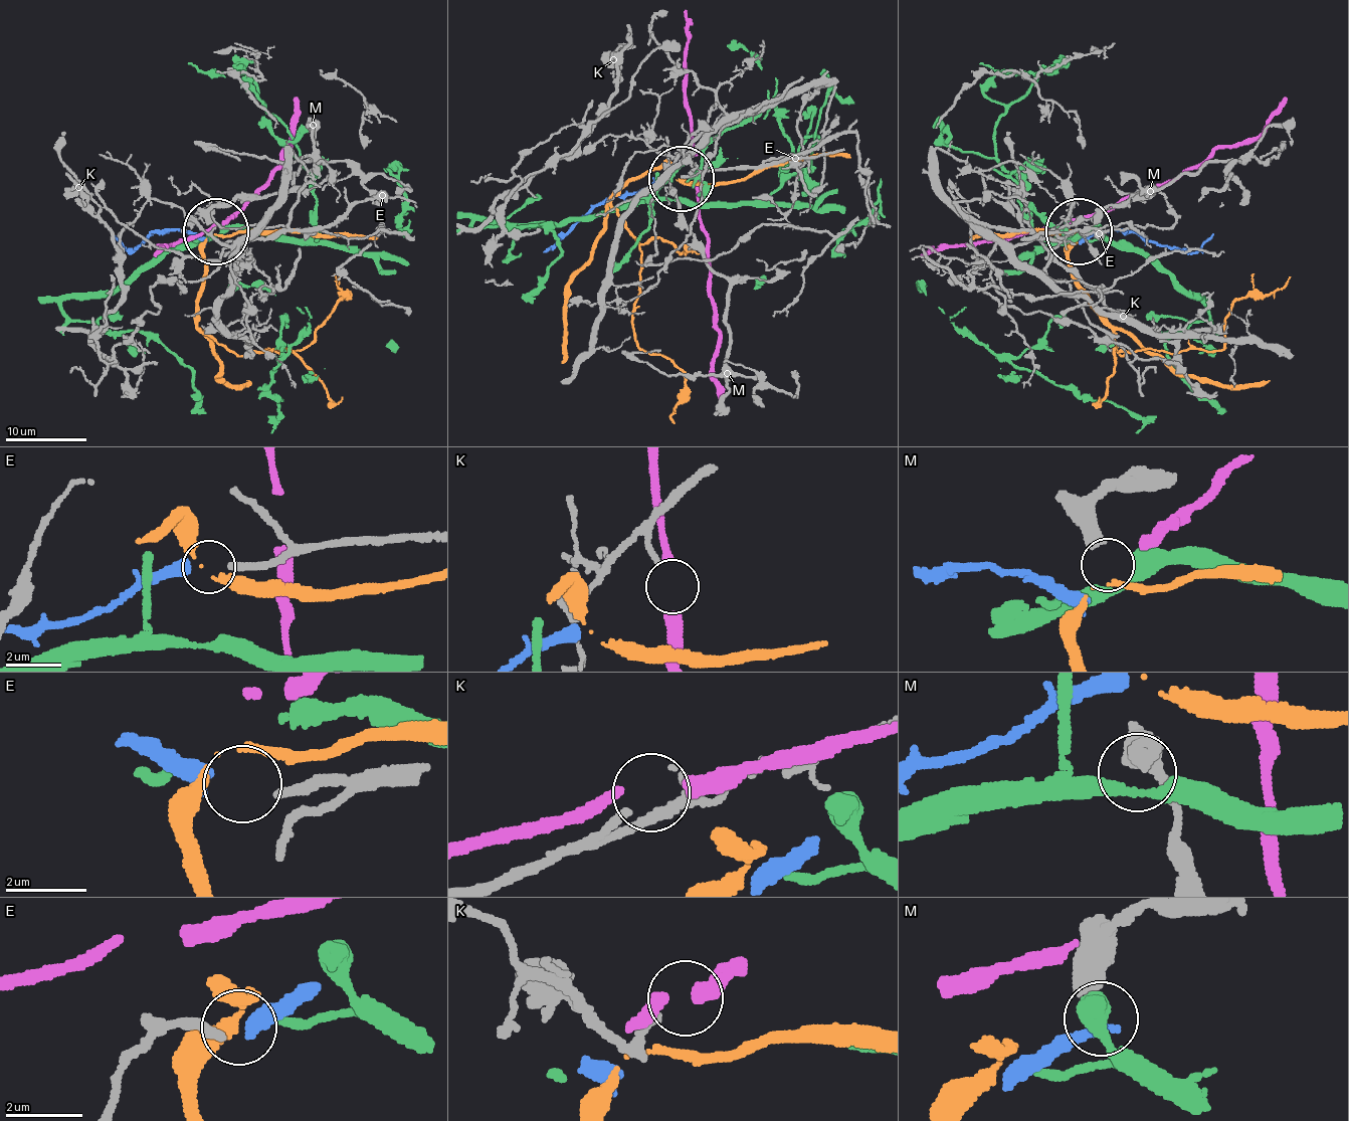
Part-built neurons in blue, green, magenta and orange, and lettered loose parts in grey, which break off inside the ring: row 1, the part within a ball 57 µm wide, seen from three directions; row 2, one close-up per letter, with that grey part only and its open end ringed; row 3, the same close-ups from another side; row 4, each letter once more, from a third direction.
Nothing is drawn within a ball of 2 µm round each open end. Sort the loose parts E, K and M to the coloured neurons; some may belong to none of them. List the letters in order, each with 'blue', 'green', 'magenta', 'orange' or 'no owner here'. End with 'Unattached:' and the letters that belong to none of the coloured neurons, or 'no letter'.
E: blue
K: no owner here
M: green
Unattached: K

